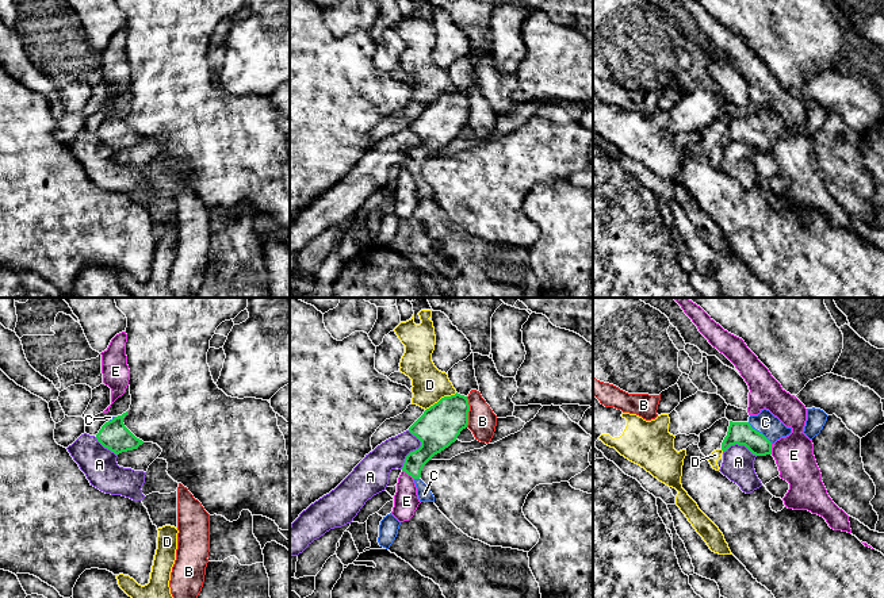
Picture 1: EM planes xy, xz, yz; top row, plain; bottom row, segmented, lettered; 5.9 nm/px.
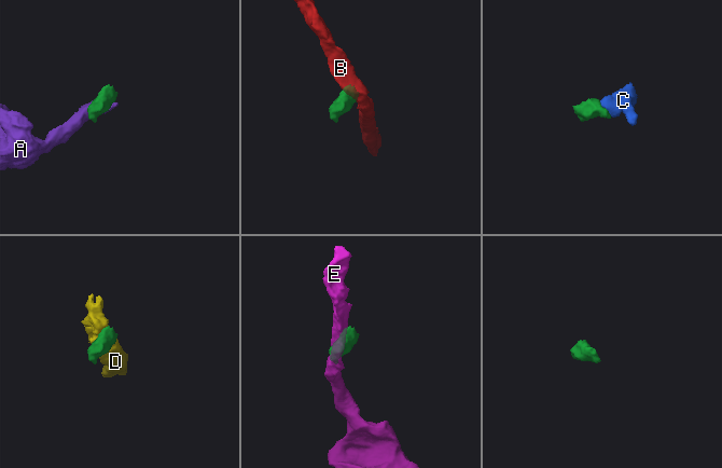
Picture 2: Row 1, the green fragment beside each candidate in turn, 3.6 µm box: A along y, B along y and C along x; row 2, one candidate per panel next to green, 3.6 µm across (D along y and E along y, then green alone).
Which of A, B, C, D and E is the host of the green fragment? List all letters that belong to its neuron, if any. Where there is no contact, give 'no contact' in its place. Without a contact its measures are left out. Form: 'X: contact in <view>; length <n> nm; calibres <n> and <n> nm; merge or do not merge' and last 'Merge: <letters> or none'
A: contact in xz; length 240 nm; calibres 240 and 170 nm; do not merge
B: contact in xz; length 180 nm; calibres 240 and 170 nm; do not merge
C: contact in yz; length 200 nm; calibres 140 and 140 nm; merge
D: contact in xz; length 220 nm; calibres 240 and 200 nm; do not merge
E: contact in xz; length 90 nm; calibres 150 and 150 nm; do not merge
Merge: C

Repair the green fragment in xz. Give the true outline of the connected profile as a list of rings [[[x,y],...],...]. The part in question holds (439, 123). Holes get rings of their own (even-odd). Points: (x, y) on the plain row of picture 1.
[[[474,50],[455,61],[448,68],[448,76],[456,87],[455,92],[444,93],[424,108],[409,124],[409,129],[421,138],[421,143],[410,149],[402,168],[414,176],[420,199],[435,199],[428,183],[420,176],[424,162],[452,139],[468,122],[468,91],[479,88],[474,66]]]

